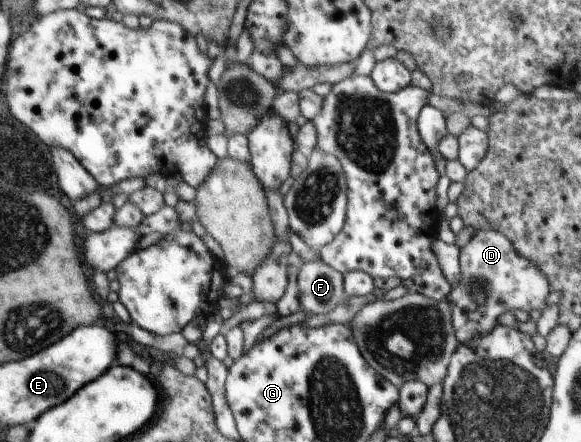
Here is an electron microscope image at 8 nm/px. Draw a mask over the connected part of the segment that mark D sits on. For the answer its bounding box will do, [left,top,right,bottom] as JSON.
[447,229,552,344]

